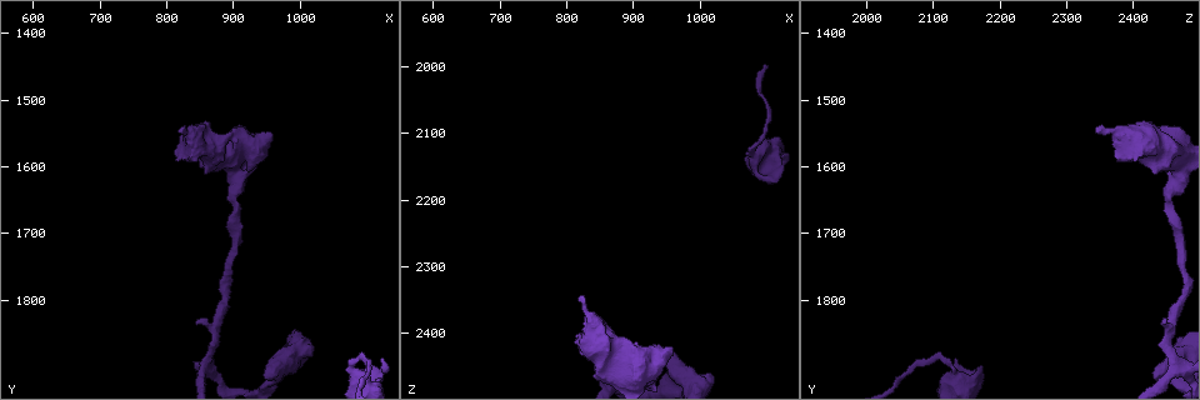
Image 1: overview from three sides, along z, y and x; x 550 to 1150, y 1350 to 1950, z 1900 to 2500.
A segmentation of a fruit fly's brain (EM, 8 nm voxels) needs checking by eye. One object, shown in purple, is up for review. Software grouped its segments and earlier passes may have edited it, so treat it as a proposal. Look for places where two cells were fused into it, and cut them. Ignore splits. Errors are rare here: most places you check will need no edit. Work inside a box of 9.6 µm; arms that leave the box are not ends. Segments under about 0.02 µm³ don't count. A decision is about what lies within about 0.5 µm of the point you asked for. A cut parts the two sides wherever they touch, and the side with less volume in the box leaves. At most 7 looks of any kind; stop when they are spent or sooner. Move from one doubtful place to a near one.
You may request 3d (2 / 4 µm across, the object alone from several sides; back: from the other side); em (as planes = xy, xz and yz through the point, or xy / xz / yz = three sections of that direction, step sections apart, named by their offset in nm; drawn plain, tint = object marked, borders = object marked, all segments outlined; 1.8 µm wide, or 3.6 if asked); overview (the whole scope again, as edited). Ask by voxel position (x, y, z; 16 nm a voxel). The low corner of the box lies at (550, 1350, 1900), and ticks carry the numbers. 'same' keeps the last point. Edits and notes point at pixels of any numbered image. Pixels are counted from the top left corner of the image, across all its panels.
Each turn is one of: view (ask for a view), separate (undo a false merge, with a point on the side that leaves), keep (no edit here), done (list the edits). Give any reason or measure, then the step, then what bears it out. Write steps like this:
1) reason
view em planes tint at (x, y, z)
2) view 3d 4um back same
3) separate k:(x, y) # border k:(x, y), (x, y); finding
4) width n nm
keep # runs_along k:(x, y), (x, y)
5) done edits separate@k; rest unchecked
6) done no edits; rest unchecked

thin neck
view 3d 4um at (900, 1660, 2455)

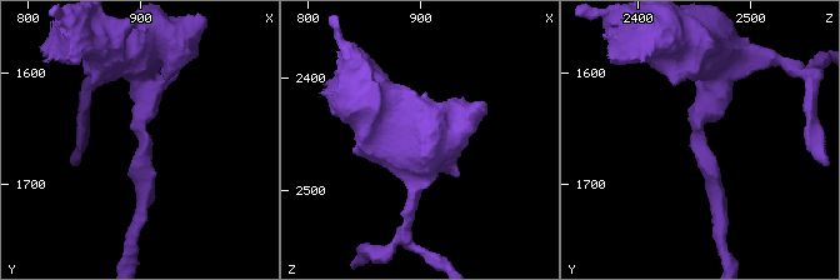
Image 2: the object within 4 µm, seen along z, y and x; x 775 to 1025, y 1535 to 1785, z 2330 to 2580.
arm_widths 240, 440 nm; need the tissue
view em planes tint at (904, 1658, 2454)

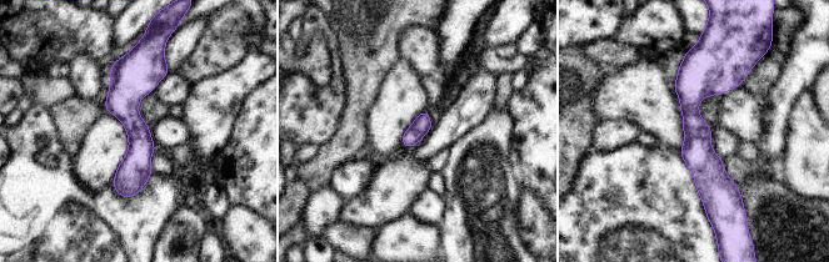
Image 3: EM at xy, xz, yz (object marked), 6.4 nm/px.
keep # runs_along 3:(692, 55), (692, 121), (712, 203); one cell here

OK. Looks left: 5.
three-way junction
view 3d 4um back at (855, 1900, 2465)

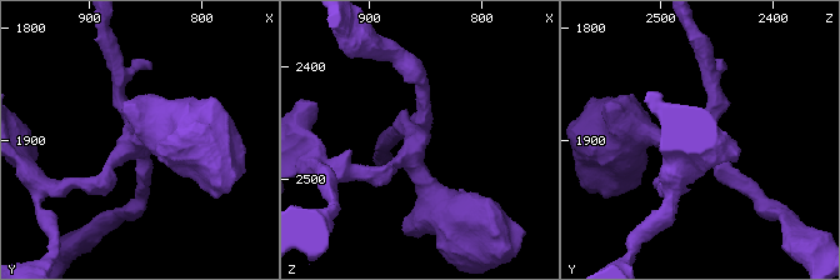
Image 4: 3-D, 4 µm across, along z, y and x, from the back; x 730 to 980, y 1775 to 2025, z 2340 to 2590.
arms 3; arm_widths 190, 200, 220 nm; shape alone is not enough
view em planes tint at (862, 1902, 2470)

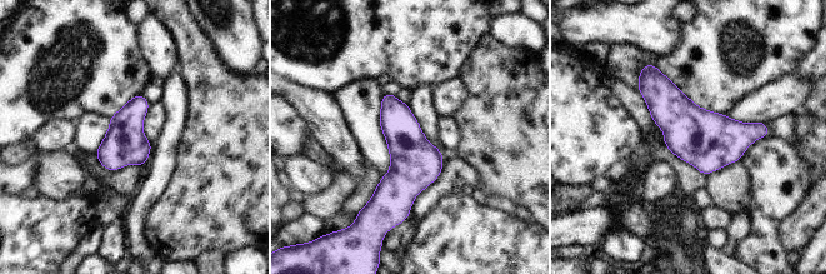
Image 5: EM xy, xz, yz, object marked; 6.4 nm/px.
keep # one cell here

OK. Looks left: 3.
done no edits; rest unchecked

